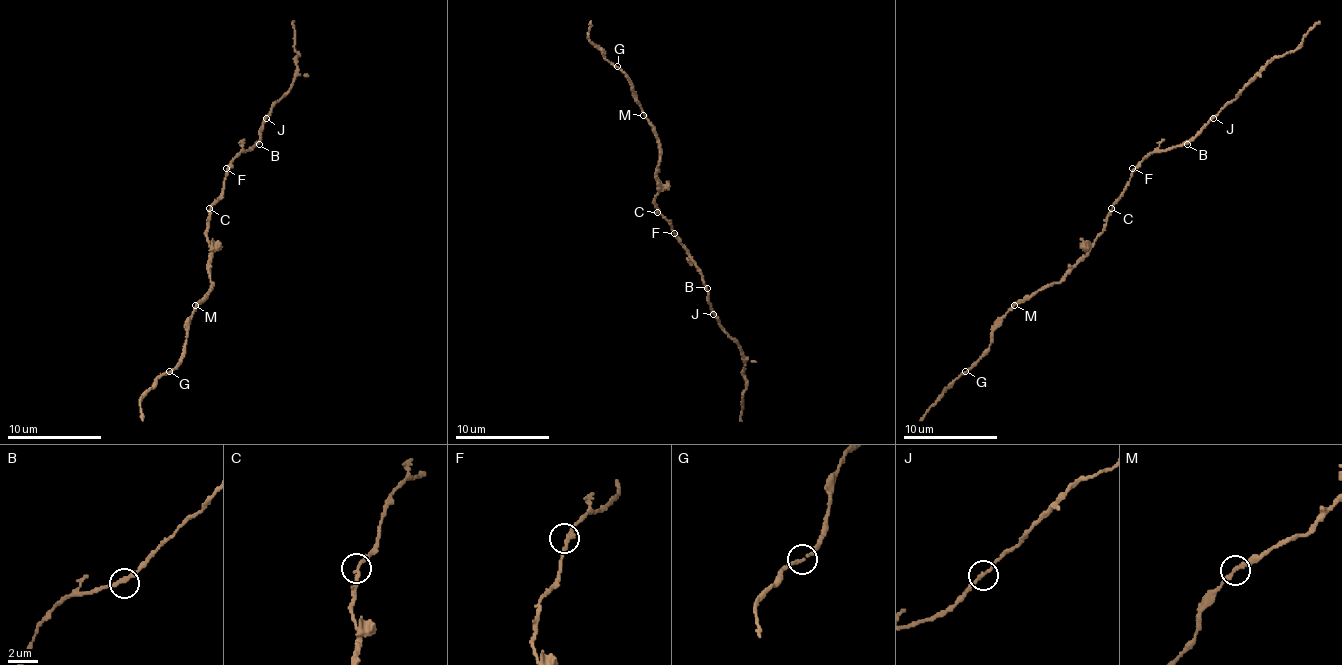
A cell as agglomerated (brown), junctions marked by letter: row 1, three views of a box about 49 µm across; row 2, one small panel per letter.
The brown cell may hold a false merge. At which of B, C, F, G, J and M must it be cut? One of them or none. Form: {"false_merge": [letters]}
{"false_merge": []}

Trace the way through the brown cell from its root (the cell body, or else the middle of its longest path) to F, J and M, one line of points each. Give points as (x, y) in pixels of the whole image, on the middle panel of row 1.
F: (660, 212), (669, 222), (674, 233)
J: (660, 212), (669, 222), (674, 236), (690, 255), (702, 276), (702, 283), (707, 288), (707, 302), (714, 314)
M: (660, 212), (655, 205), (660, 144), (643, 115)

